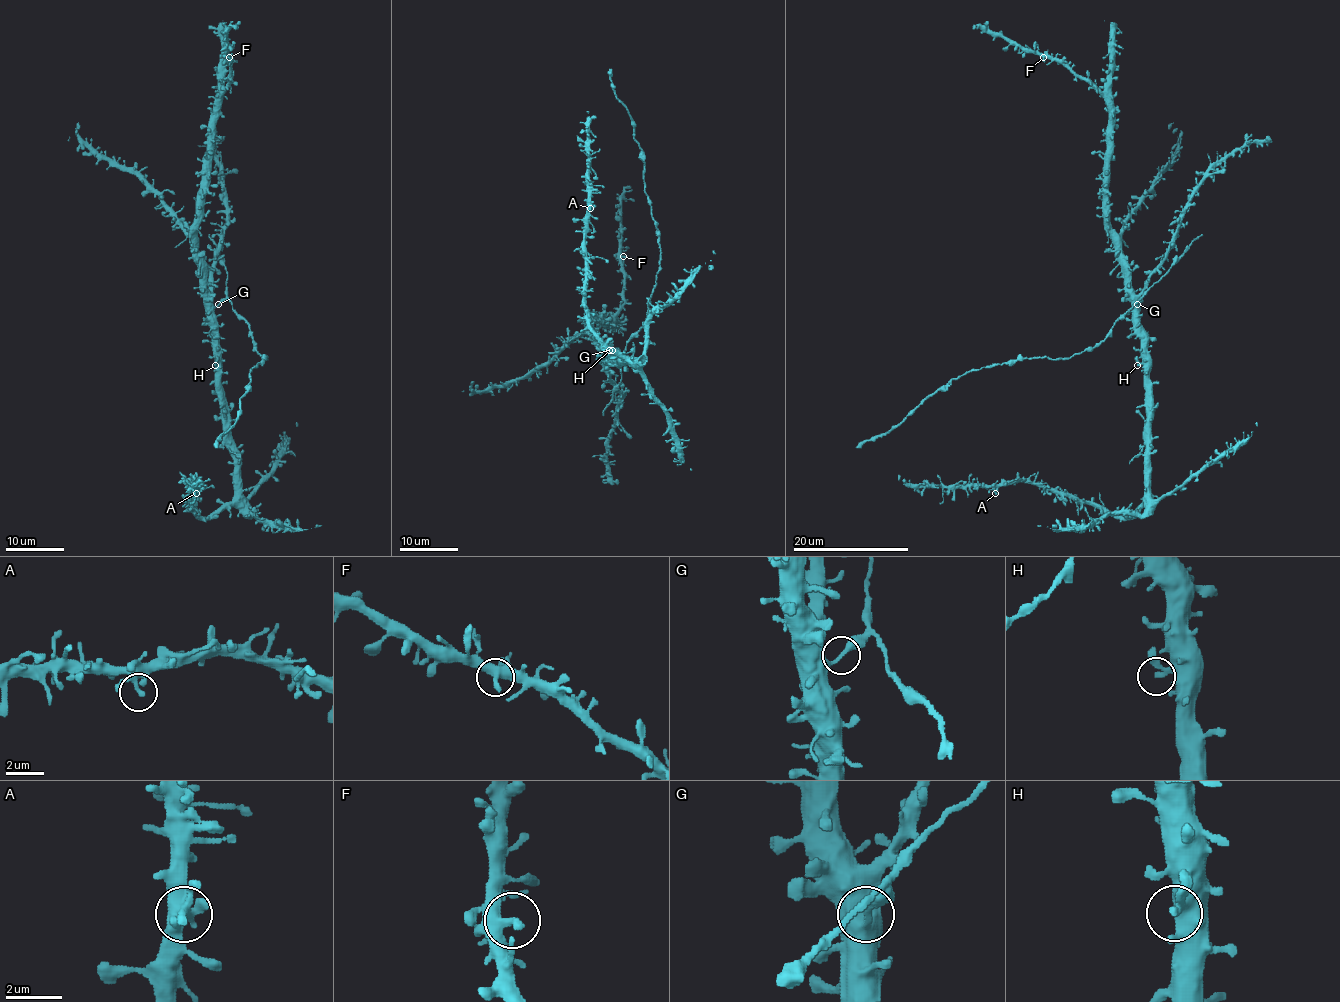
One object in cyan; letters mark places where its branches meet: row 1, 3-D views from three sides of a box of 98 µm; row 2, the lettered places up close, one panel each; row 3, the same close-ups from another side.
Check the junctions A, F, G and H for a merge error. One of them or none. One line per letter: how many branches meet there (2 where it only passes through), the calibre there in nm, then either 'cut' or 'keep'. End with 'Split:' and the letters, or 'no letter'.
A: 2 branches meet; 240 nm thick; keep
F: 2 branches meet; 360 nm thick; keep
G: 2 branches meet; 280 nm thick; cut
H: 2 branches meet; 190 nm thick; keep
Split: G

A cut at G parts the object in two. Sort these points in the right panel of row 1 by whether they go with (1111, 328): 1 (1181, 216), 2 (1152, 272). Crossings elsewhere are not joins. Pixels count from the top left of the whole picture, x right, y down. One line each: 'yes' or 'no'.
1: no
2: no

